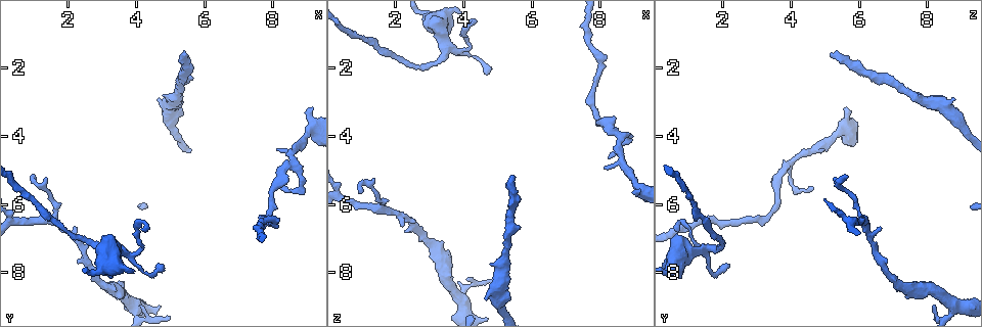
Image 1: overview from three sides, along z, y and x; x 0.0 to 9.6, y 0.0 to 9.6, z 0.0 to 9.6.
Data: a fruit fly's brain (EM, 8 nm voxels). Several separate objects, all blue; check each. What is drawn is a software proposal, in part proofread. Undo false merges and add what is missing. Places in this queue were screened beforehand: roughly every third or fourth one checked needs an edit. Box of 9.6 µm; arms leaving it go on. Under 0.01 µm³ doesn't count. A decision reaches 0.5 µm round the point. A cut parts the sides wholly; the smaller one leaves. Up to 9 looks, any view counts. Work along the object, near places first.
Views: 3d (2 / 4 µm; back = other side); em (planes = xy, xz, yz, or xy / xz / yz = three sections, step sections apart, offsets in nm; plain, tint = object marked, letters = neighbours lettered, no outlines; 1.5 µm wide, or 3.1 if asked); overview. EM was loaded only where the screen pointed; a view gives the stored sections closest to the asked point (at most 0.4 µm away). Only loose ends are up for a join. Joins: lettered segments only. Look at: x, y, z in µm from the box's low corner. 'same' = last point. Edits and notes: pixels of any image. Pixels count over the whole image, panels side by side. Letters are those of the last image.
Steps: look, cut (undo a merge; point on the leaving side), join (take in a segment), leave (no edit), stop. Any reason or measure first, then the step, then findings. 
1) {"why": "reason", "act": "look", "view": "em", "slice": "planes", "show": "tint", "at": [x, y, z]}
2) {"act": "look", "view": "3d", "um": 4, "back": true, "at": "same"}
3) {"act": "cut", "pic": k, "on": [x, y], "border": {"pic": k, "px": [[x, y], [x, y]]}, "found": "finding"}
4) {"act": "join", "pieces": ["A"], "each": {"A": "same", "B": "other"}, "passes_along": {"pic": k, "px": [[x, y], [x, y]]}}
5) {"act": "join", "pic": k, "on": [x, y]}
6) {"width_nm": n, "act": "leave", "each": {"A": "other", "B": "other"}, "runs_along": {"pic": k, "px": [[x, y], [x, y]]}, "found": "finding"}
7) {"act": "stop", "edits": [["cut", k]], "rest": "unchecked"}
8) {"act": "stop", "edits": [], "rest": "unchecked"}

{"why": "end of a long branch", "act": "look", "view": "em", "slice": "planes", "show": "letters", "at": [5.45, 1.55, 5.10]}

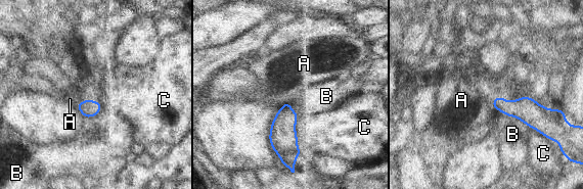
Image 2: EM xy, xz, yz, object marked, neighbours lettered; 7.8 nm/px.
{"longest_contact_nm": ["B", 340], "act": "leave", "each": {"A": "other", "B": "other", "C": "other"}, "border": {"pic": 2, "px": [[495, 97], [491, 105]]}, "found": "none of them fits"}

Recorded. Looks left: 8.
{"why": "branch stops here", "act": "look", "view": "em", "slice": "xz", "step": 8, "show": "tint", "at": [8.25, 5.60, 4.65]}

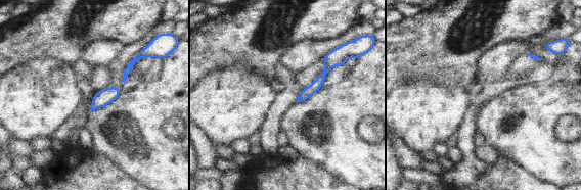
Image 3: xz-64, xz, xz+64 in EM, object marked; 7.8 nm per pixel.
{"why": "another direction", "act": "look", "view": "em", "slice": "planes", "show": "letters", "at": "same"}

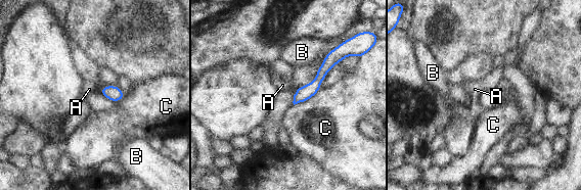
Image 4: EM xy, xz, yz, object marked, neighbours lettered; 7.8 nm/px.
{"longest_contact_nm": ["C", 240], "act": "leave", "each": {"A": "other", "B": "other", "C": "other"}, "border": {"pic": 4, "px": [[319, 89], [308, 99], [294, 105]]}, "found": "none of them fits"}

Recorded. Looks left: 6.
{"why": "branch stops here", "act": "look", "view": "em", "slice": "planes", "show": "letters", "at": [4.65, 7.70, 2.20]}

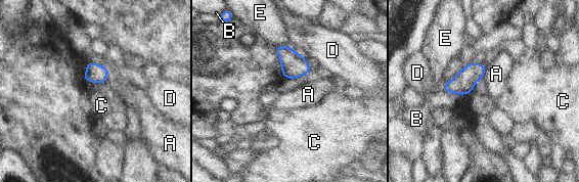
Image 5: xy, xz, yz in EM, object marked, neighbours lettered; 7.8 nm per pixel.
{"act": "leave", "each": {"A": "other", "B": "other", "C": "other", "D": "other", "E": "other"}, "border": {"pic": 5, "px": [[486, 69], [483, 77]]}, "found": "none of them fits"}

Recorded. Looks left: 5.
{"why": "tapers out", "act": "look", "view": "em", "slice": "planes", "show": "letters", "at": [1.05, 5.20, 5.65]}

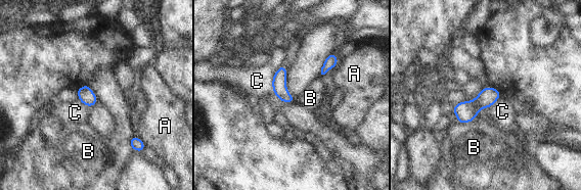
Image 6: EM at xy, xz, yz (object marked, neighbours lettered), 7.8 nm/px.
{"longest_contact_nm": ["C", 320], "act": "leave", "each": {"A": "other", "B": "other", "C": "other"}, "border": {"pic": 6, "px": [[280, 64], [272, 92], [292, 103]]}, "found": "none of them fits"}

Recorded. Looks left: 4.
{"act": "stop", "edits": [], "rest": "unchecked"}

